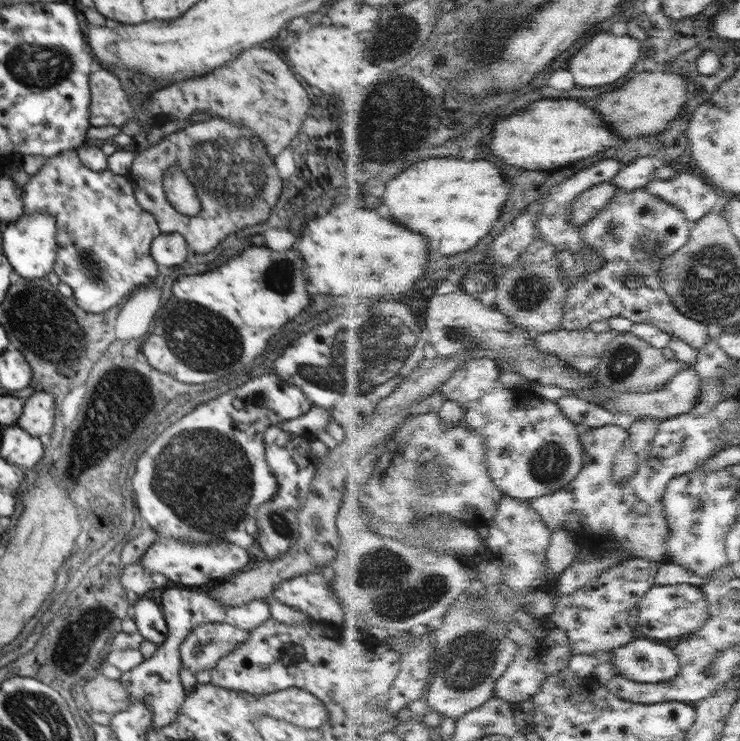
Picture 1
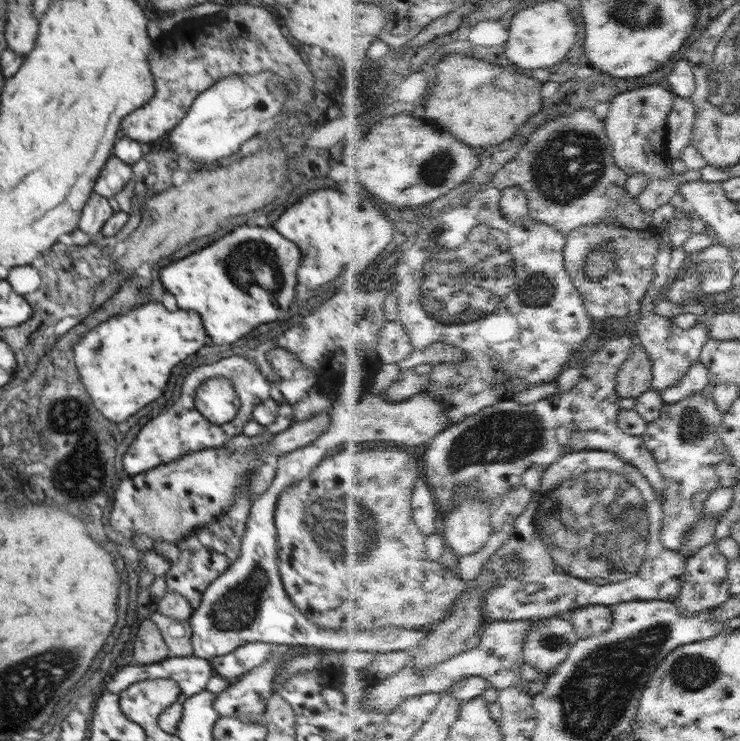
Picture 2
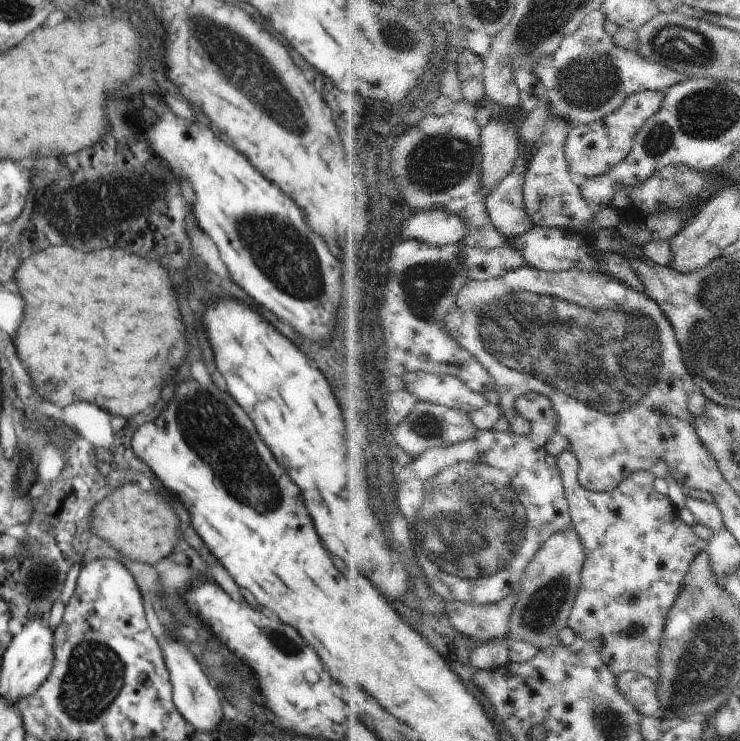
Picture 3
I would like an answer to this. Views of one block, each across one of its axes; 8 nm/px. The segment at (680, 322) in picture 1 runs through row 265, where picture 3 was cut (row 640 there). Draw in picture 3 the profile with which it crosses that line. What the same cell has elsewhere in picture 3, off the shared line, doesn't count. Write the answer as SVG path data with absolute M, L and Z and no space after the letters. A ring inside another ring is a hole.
M572 449L560 456L559 465L571 502L573 526L580 532L588 556L580 594L573 608L569 626L576 632L577 637L589 641L604 639L603 656L614 674L643 672L658 683L662 680L662 644L670 612L682 594L694 560L708 550L711 541L699 538L693 526L686 524L681 517L681 511L672 498L656 490L658 478L654 472L637 472L614 492L597 493L581 483L579 456Z

